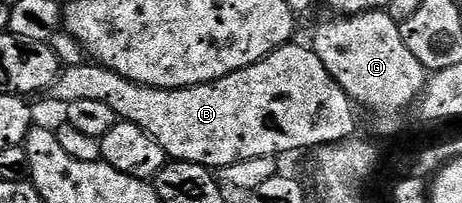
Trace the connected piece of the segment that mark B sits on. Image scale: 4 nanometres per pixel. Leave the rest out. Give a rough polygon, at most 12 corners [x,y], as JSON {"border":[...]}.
{"border":[[299,42],[226,78],[151,88],[95,62],[50,85],[172,160],[223,170],[357,135]]}

